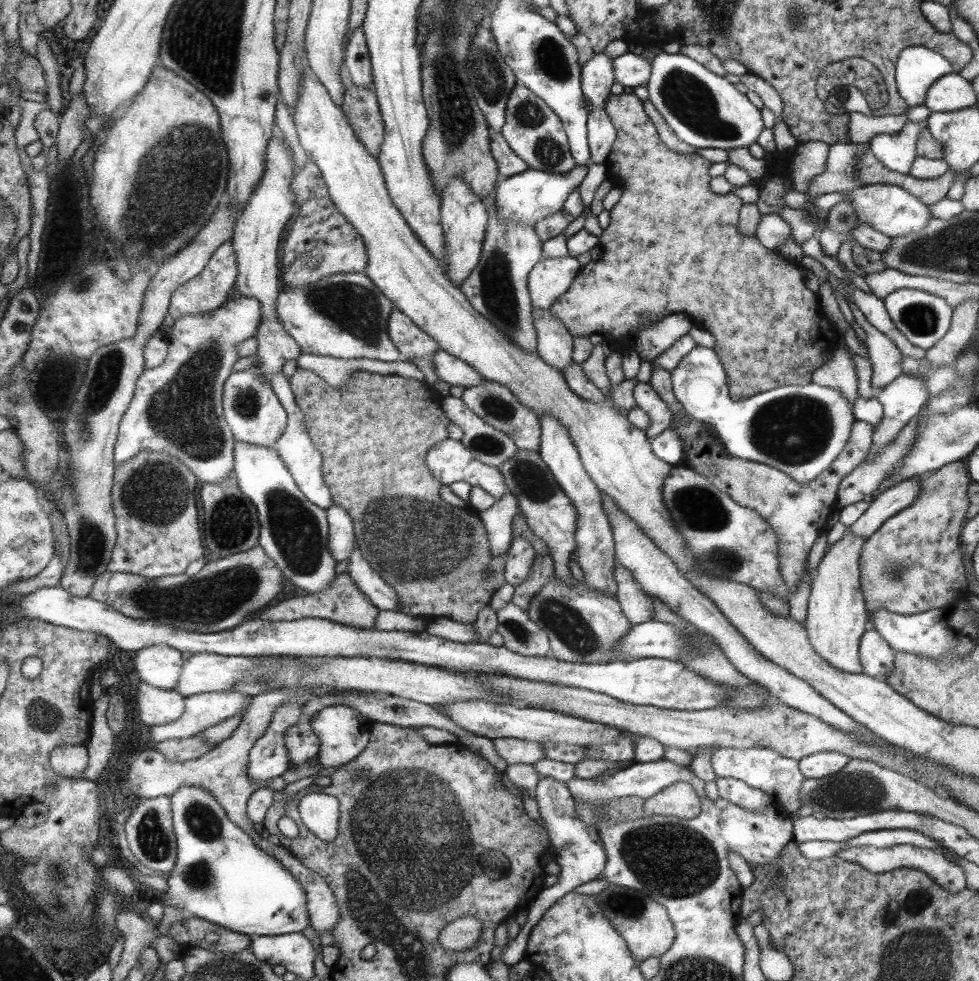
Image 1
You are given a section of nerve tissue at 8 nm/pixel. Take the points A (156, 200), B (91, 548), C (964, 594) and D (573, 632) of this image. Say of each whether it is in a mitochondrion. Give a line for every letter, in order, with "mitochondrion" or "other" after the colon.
A: mitochondrion
B: mitochondrion
C: other
D: mitochondrion

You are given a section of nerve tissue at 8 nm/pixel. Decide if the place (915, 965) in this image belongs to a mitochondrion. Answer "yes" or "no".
yes

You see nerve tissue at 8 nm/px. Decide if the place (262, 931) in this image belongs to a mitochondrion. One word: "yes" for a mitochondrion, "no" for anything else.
no

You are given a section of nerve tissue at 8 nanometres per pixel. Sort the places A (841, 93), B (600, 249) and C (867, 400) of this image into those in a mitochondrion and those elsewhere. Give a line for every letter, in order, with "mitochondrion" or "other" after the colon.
A: other
B: other
C: other

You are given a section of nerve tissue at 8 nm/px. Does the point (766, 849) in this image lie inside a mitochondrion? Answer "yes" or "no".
no

